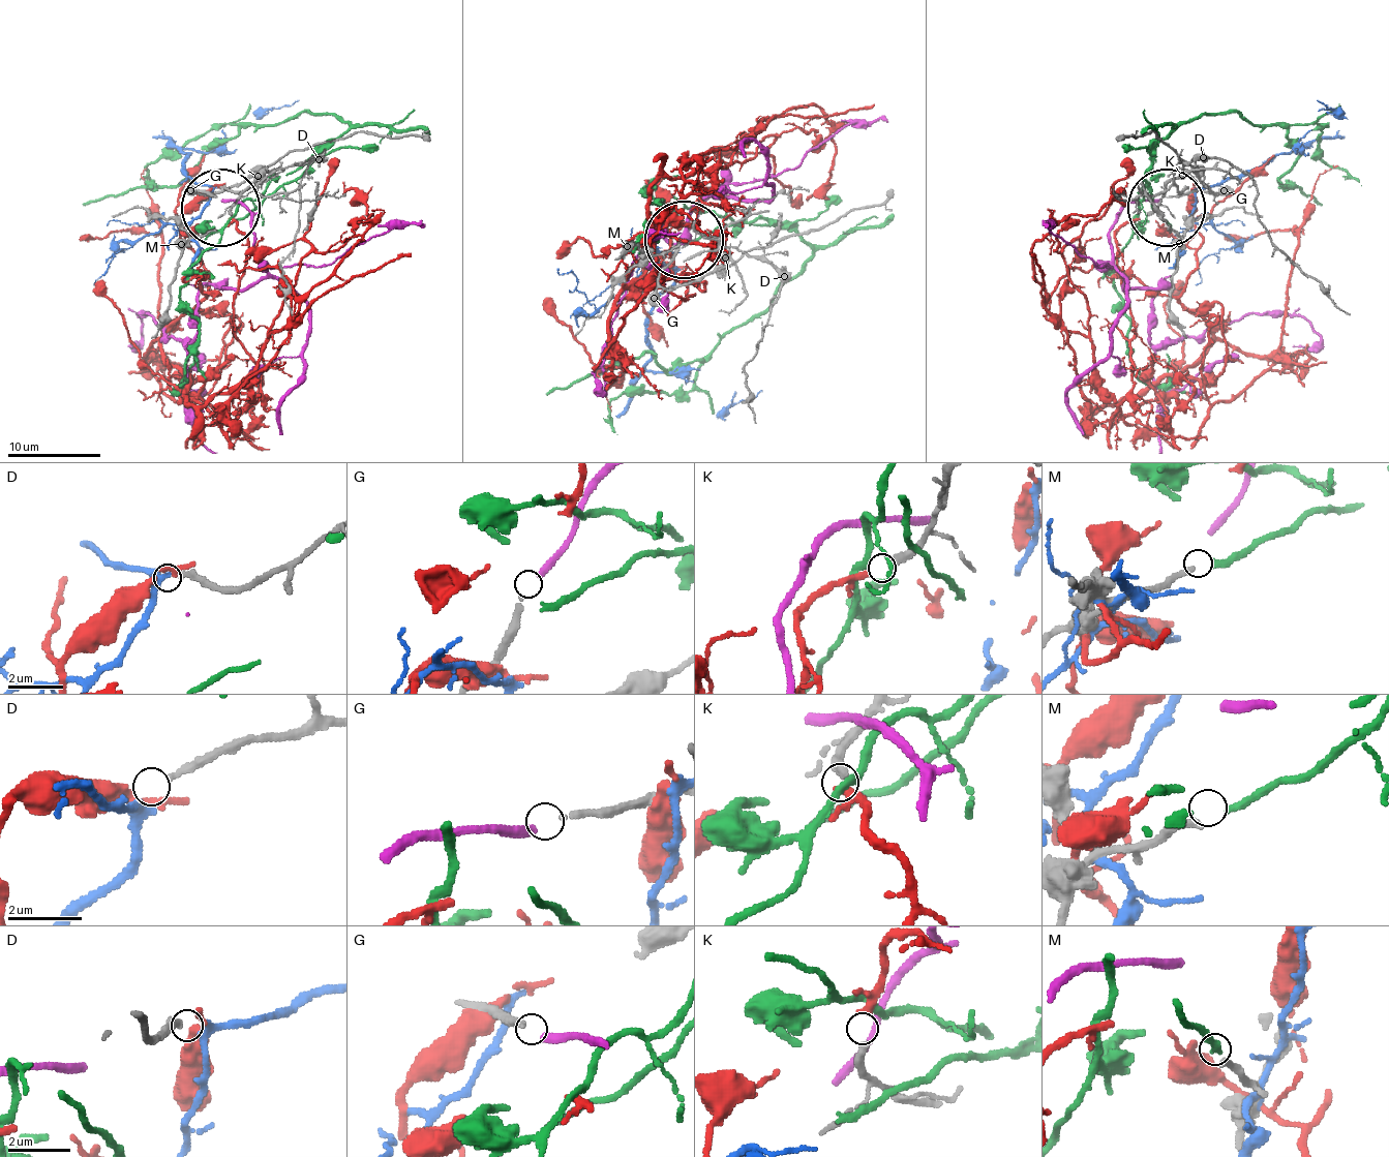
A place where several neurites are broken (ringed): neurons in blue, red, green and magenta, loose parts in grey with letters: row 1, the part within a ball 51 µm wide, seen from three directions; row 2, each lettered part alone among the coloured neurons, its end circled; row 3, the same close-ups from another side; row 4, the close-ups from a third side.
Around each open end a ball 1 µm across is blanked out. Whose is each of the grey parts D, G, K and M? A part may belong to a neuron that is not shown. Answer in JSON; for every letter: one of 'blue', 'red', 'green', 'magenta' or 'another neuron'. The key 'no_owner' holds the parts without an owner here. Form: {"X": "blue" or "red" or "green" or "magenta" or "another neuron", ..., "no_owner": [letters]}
{"D": "blue", "G": "magenta", "K": "red", "M": "green", "no_owner": []}

